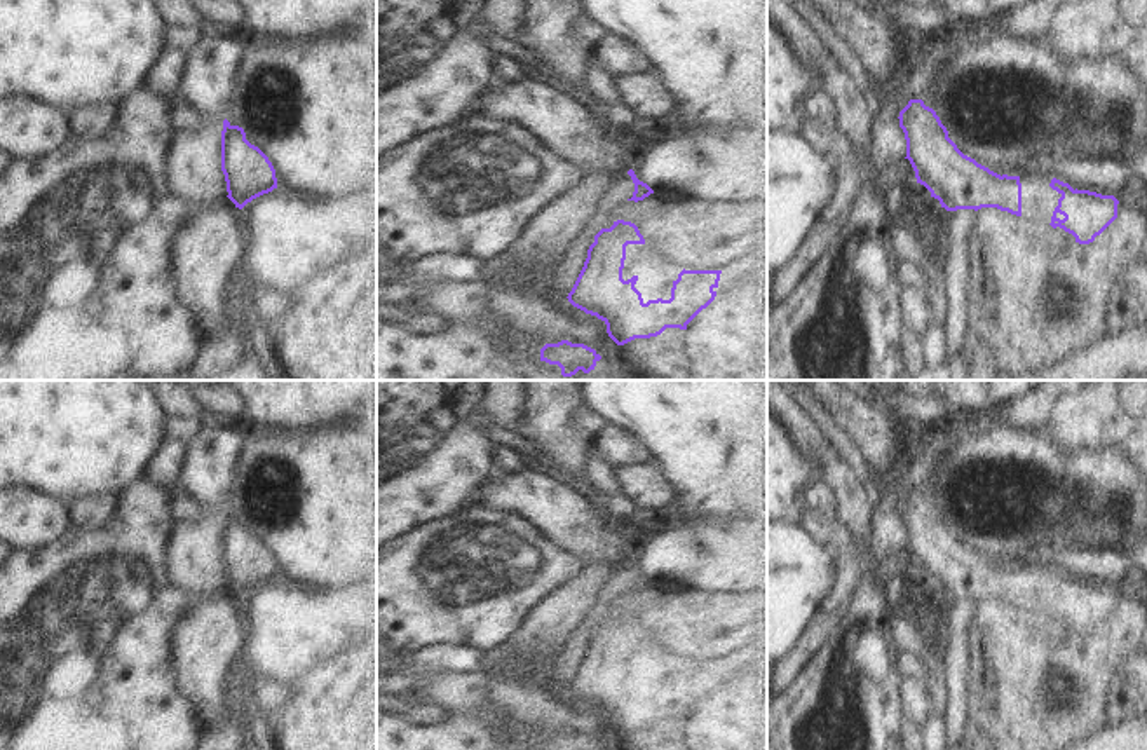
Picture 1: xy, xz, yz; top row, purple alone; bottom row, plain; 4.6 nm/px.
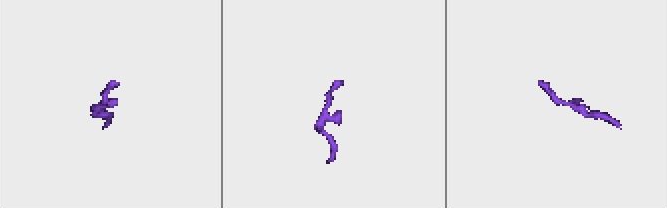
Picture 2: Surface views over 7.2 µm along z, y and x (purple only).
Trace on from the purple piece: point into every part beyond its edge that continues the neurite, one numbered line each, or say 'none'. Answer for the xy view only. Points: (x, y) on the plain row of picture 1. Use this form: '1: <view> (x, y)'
none

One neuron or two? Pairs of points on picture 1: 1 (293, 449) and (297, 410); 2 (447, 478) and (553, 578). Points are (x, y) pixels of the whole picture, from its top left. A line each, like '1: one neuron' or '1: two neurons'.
1: two neurons
2: two neurons

